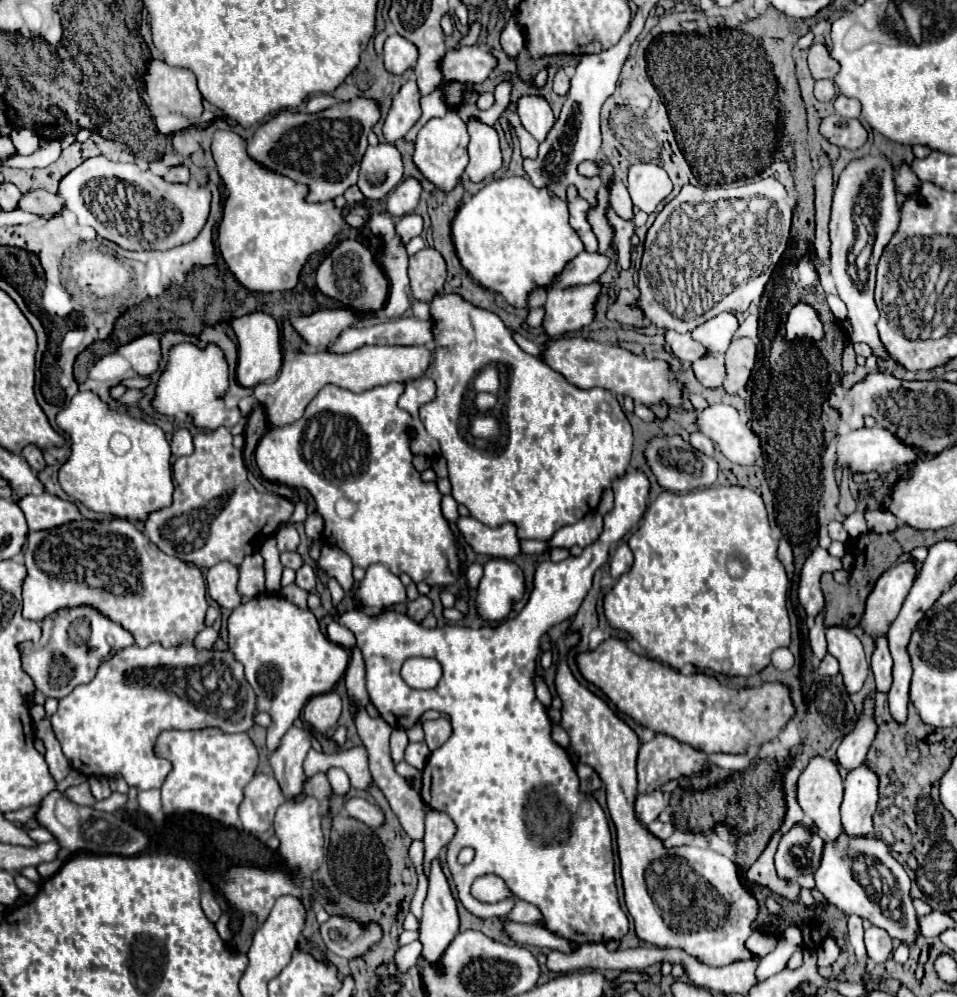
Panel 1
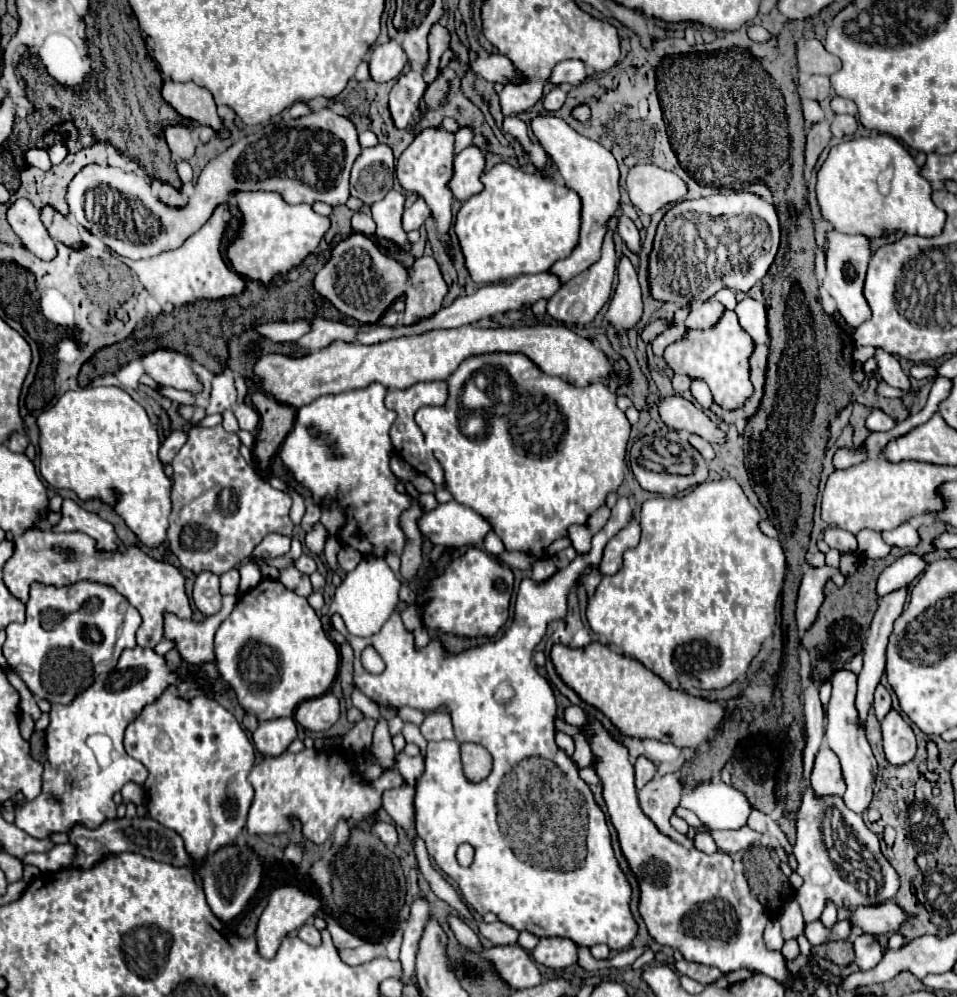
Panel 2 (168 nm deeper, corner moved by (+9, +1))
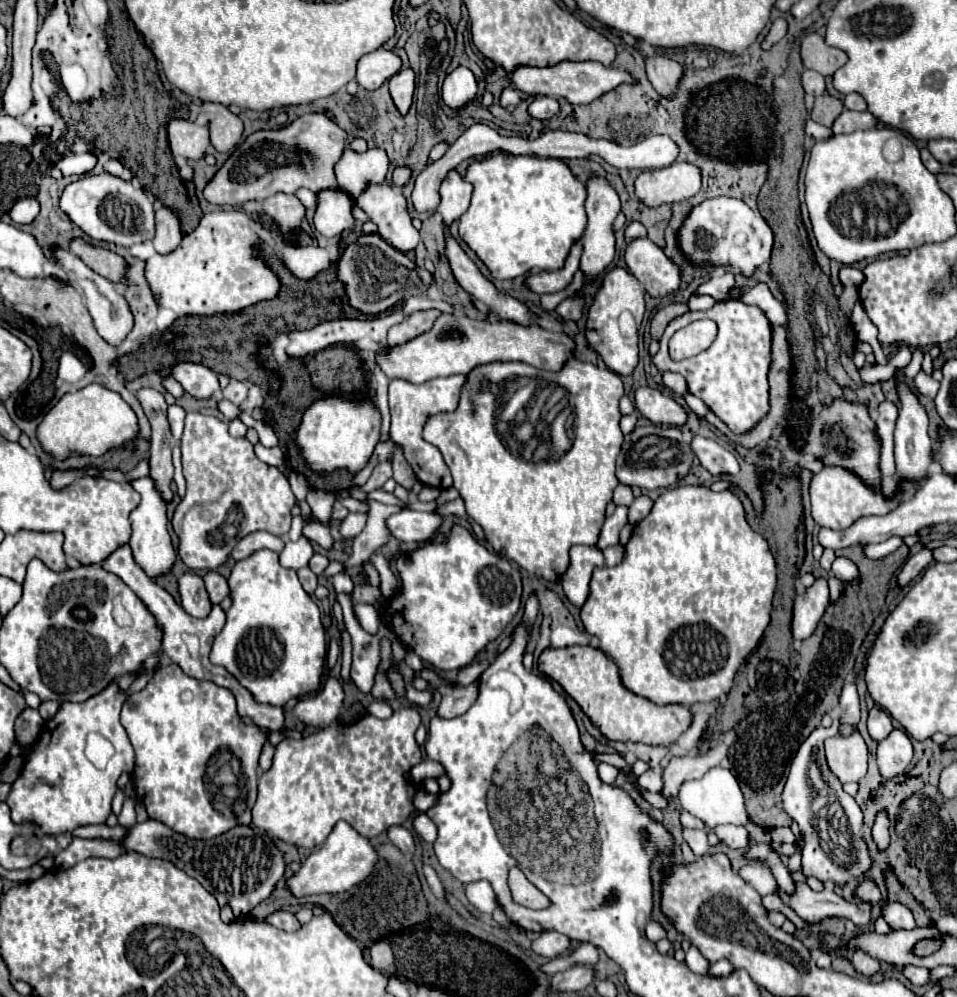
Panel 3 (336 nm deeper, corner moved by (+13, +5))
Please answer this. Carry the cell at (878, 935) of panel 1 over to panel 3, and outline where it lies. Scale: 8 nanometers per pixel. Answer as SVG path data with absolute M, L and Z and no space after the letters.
M855 950L853 958L851 958L851 964L855 966L857 972L861 972L863 976L873 976L875 972L879 972L879 960L869 956L867 952L863 950Z

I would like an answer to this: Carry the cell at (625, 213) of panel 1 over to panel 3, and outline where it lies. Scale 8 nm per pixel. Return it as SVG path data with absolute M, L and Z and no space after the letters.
M633 238L625 248L631 274L651 296L667 296L679 288L679 268L649 238Z

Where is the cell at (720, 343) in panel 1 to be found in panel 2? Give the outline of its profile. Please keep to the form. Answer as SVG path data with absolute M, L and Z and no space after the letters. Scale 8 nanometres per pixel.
M709 300L709 302L703 302L703 304L695 304L691 314L685 320L685 326L687 328L709 328L721 318L723 310L725 310L723 304L719 304L715 300Z

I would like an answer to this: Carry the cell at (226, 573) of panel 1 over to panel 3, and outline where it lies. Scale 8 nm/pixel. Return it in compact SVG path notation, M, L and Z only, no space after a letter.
M187 572L179 578L179 594L181 594L181 606L187 614L195 618L205 618L211 612L211 600L205 590L205 582L199 574Z

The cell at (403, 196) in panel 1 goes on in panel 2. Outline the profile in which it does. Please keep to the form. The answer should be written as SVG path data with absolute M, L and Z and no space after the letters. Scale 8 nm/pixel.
M391 190L381 202L375 202L371 206L373 220L377 224L377 236L387 238L399 246L409 244L405 230L401 228L401 214L403 214L403 204L405 196Z

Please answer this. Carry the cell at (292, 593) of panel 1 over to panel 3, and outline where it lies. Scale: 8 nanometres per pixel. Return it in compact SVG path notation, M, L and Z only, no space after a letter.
M307 566L301 568L301 570L297 570L297 576L299 576L299 582L301 582L303 590L305 590L307 594L313 594L313 590L317 588L317 576L315 576Z

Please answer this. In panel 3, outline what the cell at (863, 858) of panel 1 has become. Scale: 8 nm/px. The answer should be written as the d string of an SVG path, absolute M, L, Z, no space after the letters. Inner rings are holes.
M817 726L799 746L783 790L783 810L799 824L803 834L803 876L817 878L823 884L833 882L837 886L845 886L855 878L869 876L873 868L873 858L869 854L865 838L861 836L861 808L849 794L843 792L841 782L831 774L831 770L827 770L823 742L835 734L837 726ZM819 830L829 830L829 834L823 838Z

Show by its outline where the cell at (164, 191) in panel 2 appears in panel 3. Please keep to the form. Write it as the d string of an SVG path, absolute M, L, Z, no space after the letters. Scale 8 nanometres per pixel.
M155 198L153 204L155 204L155 220L157 220L157 236L153 238L153 246L157 252L165 254L175 250L179 238L183 236L179 228L179 216L173 208L161 204L159 198Z

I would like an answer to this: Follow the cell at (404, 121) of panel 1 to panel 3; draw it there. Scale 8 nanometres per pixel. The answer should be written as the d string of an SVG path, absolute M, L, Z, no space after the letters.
M411 68L407 70L399 70L393 78L389 78L389 92L391 98L397 106L397 110L405 116L411 108L411 100L413 100L413 90L415 90L415 72Z

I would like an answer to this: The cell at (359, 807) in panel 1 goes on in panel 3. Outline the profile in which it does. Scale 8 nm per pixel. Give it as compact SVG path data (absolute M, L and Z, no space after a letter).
M391 826L391 828L387 828L387 836L403 854L411 854L413 852L413 848L415 848L413 846L413 836L411 836L411 832L407 828Z

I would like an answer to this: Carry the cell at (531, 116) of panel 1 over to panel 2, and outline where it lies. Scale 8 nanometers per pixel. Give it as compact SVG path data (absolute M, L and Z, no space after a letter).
M539 116L531 124L535 136L539 138L543 150L555 160L557 170L563 178L563 182L575 190L581 196L583 210L581 210L581 238L571 256L555 262L549 272L555 274L561 284L569 282L583 270L587 270L591 264L595 264L601 256L601 244L607 232L607 220L615 214L619 206L619 168L613 158L613 154L603 148L599 142L589 140L581 134L577 134L567 122L555 118L555 116Z

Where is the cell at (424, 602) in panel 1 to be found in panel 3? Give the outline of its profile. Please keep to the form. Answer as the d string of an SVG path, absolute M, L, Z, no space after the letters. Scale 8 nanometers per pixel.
M373 554L373 556L371 556L371 562L375 562L375 568L379 570L379 576L381 576L381 594L383 594L385 598L395 596L397 590L399 590L399 582L397 582L393 570L389 568L389 564L385 562L385 558L379 556L379 554Z

